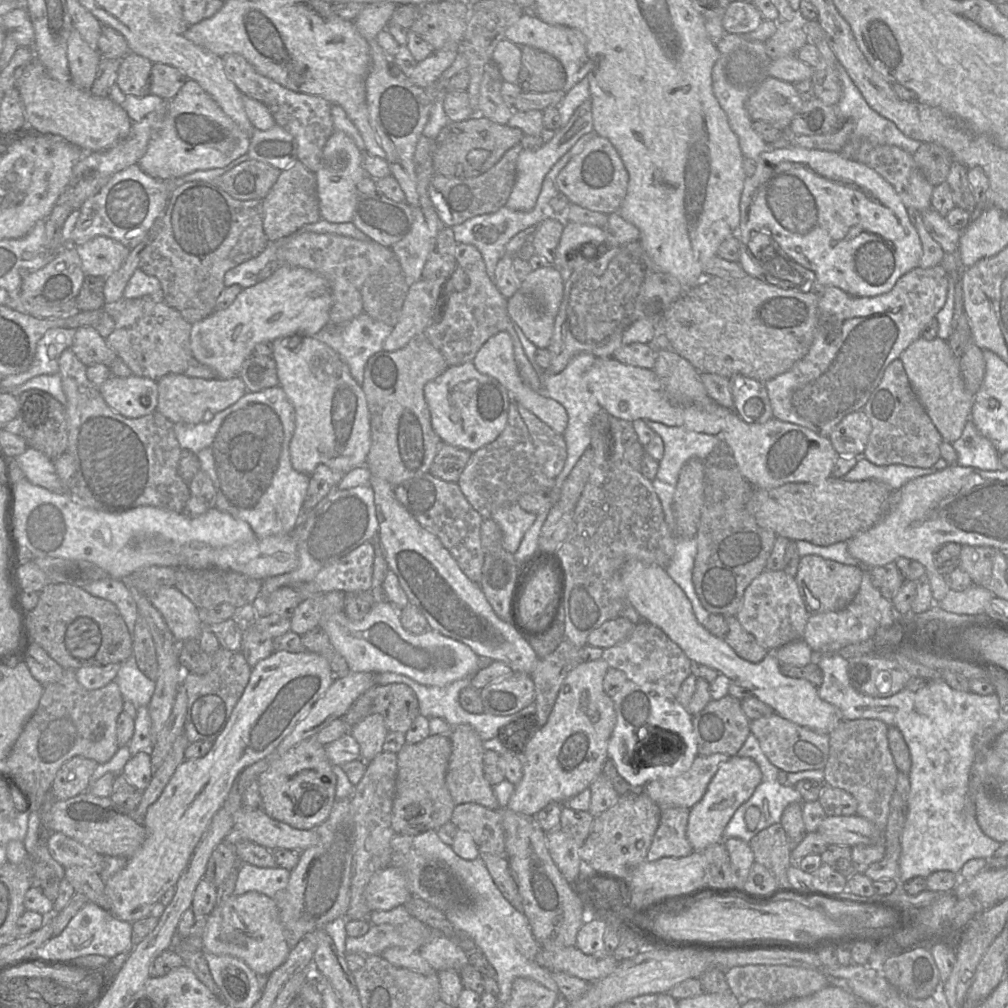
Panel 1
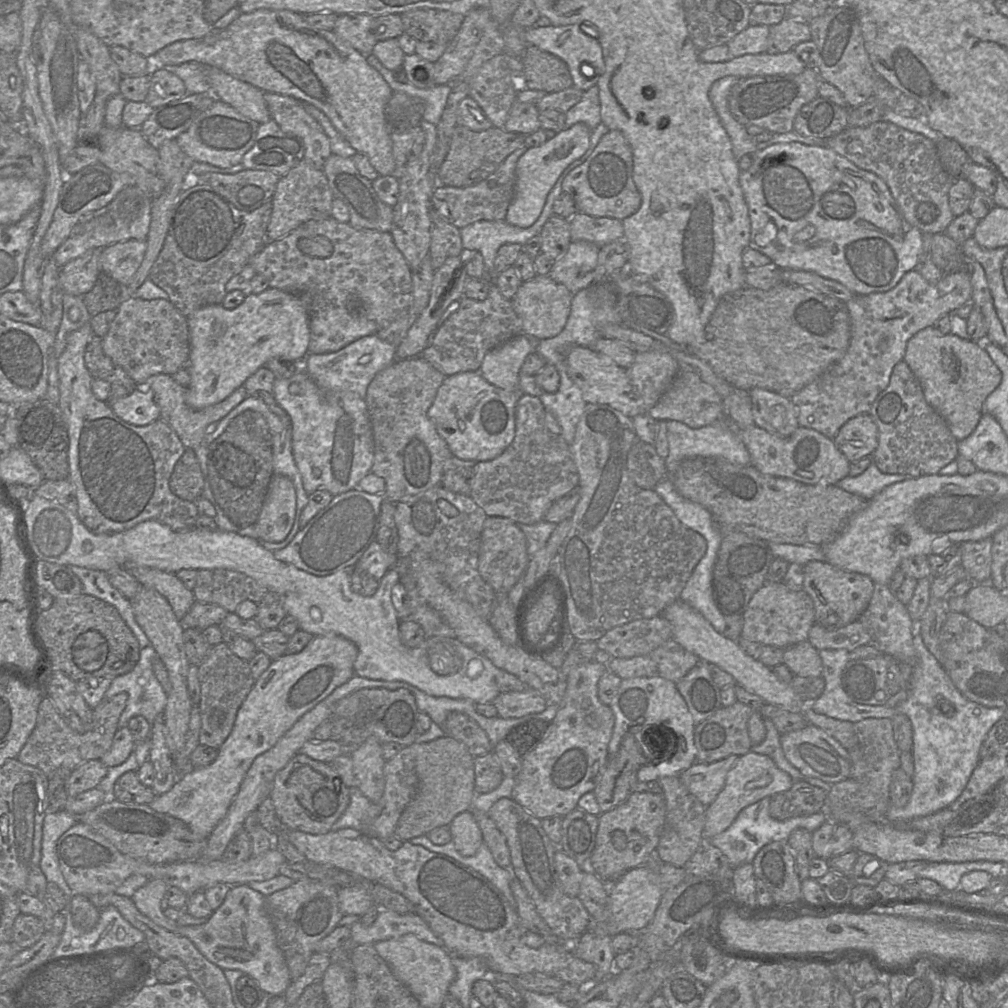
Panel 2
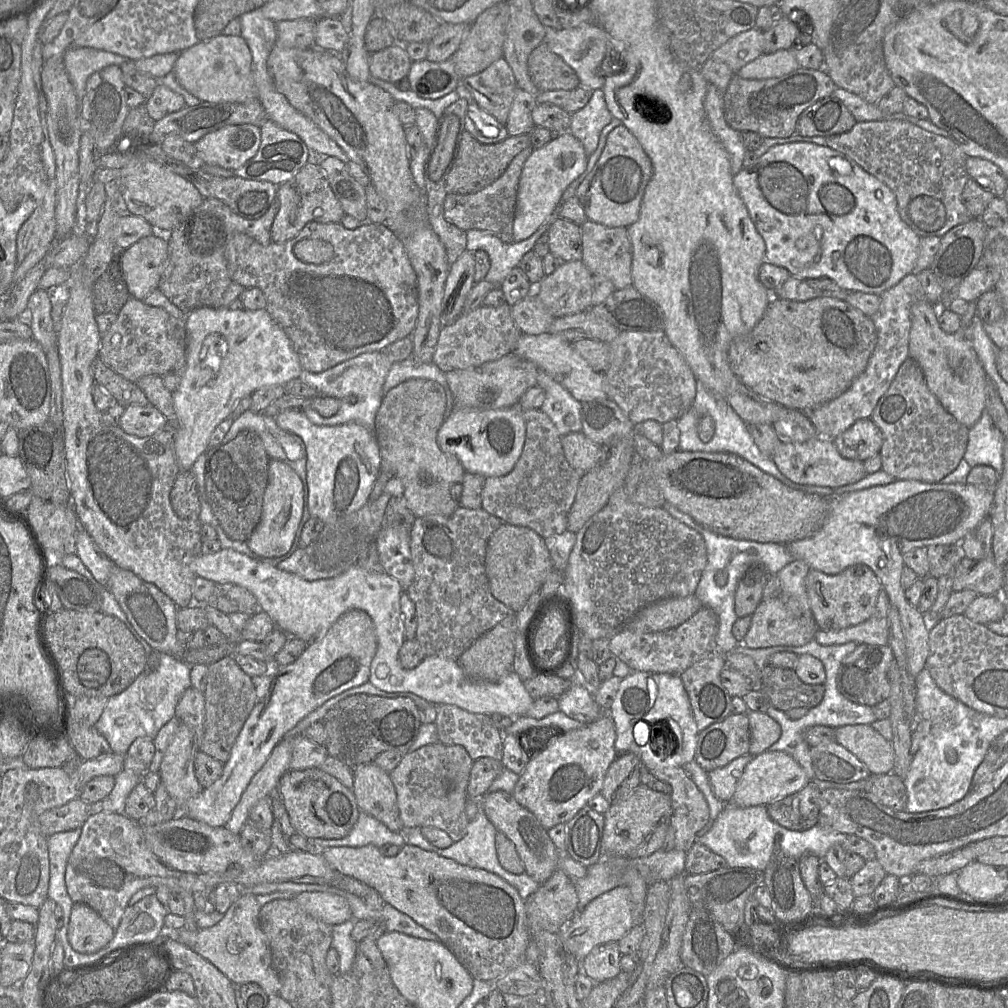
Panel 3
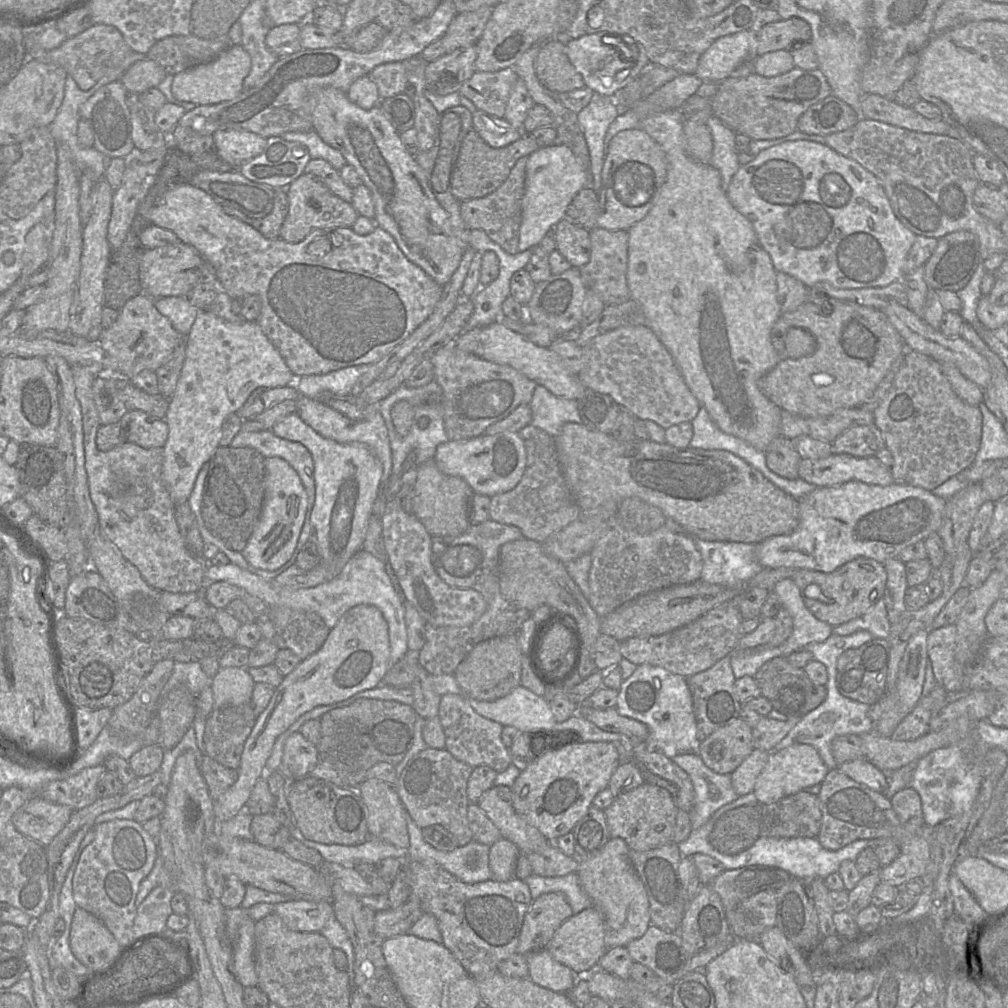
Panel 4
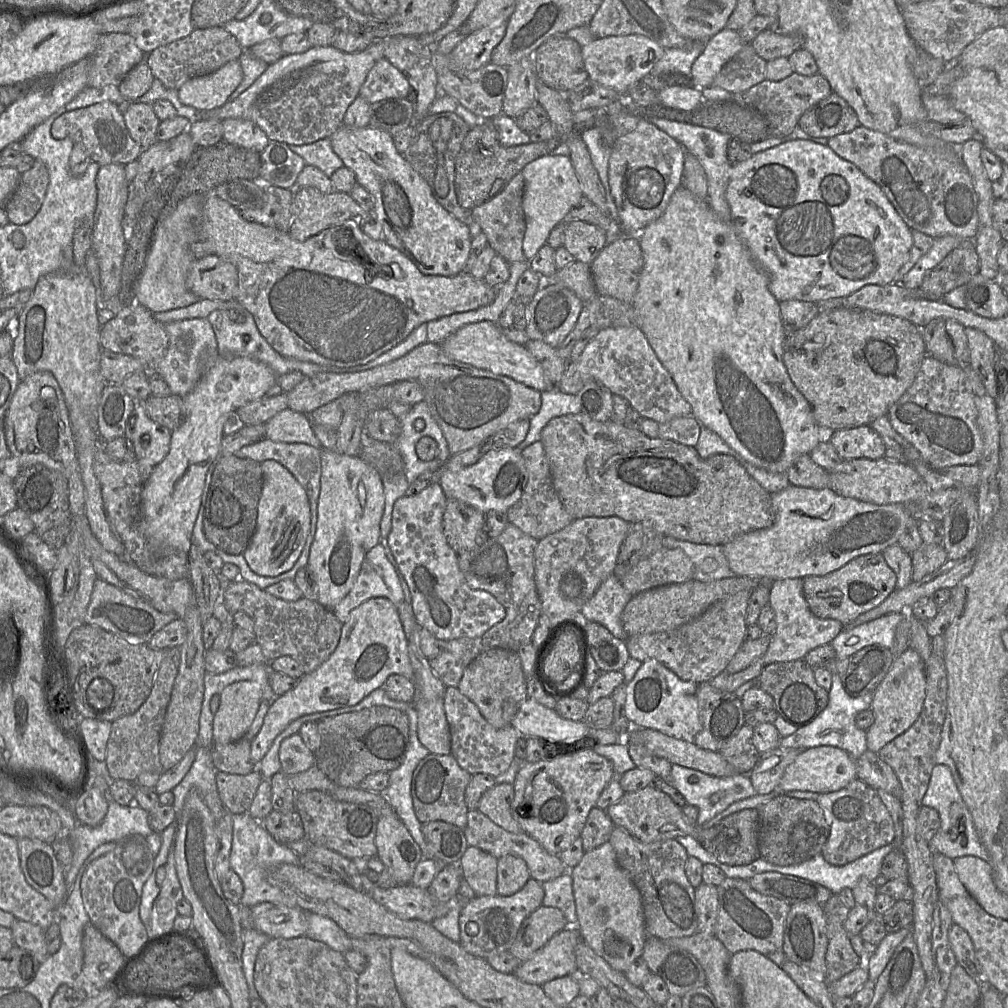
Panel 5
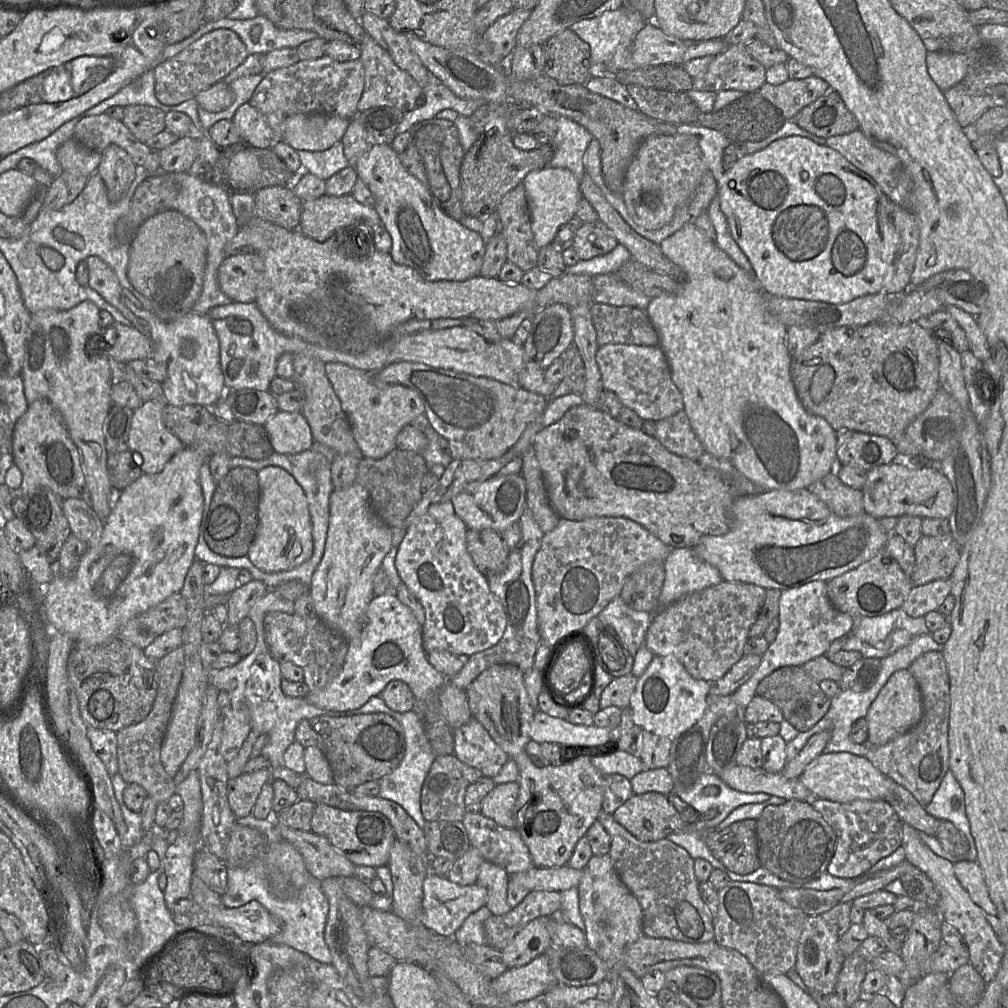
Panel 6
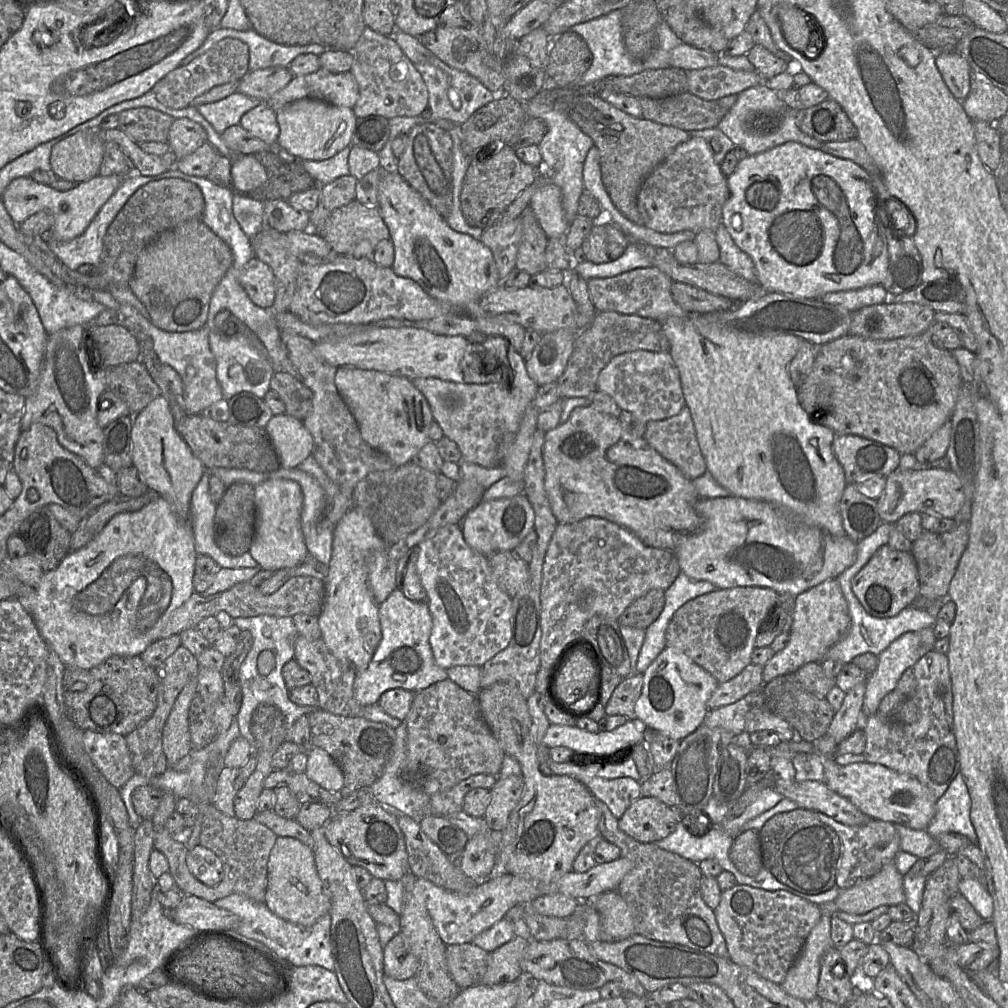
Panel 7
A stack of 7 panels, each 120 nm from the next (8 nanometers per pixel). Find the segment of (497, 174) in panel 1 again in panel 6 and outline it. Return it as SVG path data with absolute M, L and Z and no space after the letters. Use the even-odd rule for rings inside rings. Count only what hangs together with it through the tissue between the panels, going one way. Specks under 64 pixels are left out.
M523 183L509 191L495 212L501 221L500 233L507 243L507 262L527 272L537 267L539 249L531 228L531 215Z

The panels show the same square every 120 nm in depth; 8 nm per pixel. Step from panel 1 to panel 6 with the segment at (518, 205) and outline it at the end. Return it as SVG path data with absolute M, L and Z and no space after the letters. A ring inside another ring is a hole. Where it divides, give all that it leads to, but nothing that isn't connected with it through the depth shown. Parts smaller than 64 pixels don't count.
M547 166L531 171L523 180L525 196L531 215L531 228L538 248L550 245L558 230L576 215L582 198L580 182L565 168Z

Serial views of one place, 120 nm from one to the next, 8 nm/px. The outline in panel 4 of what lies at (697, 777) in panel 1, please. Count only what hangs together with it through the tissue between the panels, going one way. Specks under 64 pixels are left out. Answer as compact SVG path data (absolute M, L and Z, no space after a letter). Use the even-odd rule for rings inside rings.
M754 749L731 774L732 786L739 797L753 793L756 780L769 759L770 752Z

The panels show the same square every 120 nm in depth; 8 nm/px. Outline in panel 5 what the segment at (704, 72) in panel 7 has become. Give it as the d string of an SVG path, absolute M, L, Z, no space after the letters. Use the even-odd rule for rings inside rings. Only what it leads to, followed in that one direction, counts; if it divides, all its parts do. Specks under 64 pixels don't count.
M745 44L723 66L711 86L723 88L730 93L744 92L766 79L766 63L750 44Z

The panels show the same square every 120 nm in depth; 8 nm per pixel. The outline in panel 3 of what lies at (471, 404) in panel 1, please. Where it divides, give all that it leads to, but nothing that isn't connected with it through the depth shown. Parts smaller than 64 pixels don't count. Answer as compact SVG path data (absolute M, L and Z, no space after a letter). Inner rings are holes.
M518 404L503 409L452 408L437 434L440 449L454 456L465 472L488 477L510 473L518 461L525 440L525 423Z

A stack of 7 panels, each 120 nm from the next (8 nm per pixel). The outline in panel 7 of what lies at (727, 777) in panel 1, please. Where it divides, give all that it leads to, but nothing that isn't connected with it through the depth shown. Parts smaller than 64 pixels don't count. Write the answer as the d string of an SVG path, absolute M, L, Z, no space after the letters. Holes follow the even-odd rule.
M822 755L823 783L872 819L901 824L916 830L926 830L935 815L938 798L916 778L889 769L881 764L856 762L839 765L835 759Z

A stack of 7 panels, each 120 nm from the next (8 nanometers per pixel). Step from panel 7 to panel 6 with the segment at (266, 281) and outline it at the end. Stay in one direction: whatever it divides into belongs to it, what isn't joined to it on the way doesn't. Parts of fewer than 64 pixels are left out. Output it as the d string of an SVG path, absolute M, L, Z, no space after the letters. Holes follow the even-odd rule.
M257 254L229 255L218 270L219 287L233 302L255 303L259 274L263 269L263 260Z

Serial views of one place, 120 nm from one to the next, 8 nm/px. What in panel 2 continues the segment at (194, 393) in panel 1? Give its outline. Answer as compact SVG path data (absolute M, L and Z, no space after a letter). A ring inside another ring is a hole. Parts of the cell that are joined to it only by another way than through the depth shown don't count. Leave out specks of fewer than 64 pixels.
M157 374L152 376L144 387L153 393L155 402L160 408L160 419L168 423L184 446L191 450L203 445L207 425L212 422L219 422L248 396L245 387L241 386L223 401L201 410L195 410L189 407L185 401L187 387L178 384L171 375Z

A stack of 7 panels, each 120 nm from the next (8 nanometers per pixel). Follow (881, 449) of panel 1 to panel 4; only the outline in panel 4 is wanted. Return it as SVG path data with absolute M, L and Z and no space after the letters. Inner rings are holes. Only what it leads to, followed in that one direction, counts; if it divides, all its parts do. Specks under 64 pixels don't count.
M906 350L903 356L902 364L897 371L891 387L883 400L879 403L873 412L874 425L880 430L885 441L885 448L887 448L893 456L893 464L890 467L894 478L894 483L902 483L904 485L921 487L932 491L949 478L959 474L964 469L968 468L975 459L981 443L982 433L982 415L978 406L971 406L960 399L953 391L948 379L941 371L941 365L929 356L921 354L916 351Z

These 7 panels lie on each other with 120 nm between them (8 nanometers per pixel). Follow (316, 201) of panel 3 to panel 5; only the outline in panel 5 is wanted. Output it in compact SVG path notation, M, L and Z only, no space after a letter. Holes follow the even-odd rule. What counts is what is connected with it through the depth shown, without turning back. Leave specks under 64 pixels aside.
M302 187L294 190L293 219L288 233L294 240L305 241L330 226L348 220L354 221L362 228L372 215L374 215L373 212L364 209L351 198L349 193L336 191L323 193L314 187Z

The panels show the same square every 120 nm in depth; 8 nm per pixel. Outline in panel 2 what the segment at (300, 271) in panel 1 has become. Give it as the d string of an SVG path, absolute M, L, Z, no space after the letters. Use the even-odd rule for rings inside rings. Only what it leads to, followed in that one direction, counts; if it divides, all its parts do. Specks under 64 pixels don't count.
M269 287L267 290L259 294L248 294L246 295L244 301L234 309L226 309L222 304L220 305L207 305L201 307L189 316L187 316L189 335L190 335L190 355L189 355L189 370L191 375L191 382L187 386L187 393L185 401L189 407L195 410L201 410L208 406L215 405L229 395L231 395L238 387L243 386L244 382L255 373L260 367L265 366L265 364L273 358L282 359L284 361L301 364L309 353L309 343L310 343L310 329L309 329L309 319L307 306L303 299L298 295L285 292L283 290Z

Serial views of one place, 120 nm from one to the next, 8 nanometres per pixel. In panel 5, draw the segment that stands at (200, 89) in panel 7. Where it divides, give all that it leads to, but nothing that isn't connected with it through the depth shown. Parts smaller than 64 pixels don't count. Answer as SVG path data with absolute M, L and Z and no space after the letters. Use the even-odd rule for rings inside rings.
M216 26L207 29L195 29L188 36L159 46L149 54L145 54L145 62L152 74L162 84L173 90L178 90L191 78L210 74L232 60L239 60L243 48L236 38L224 27Z

